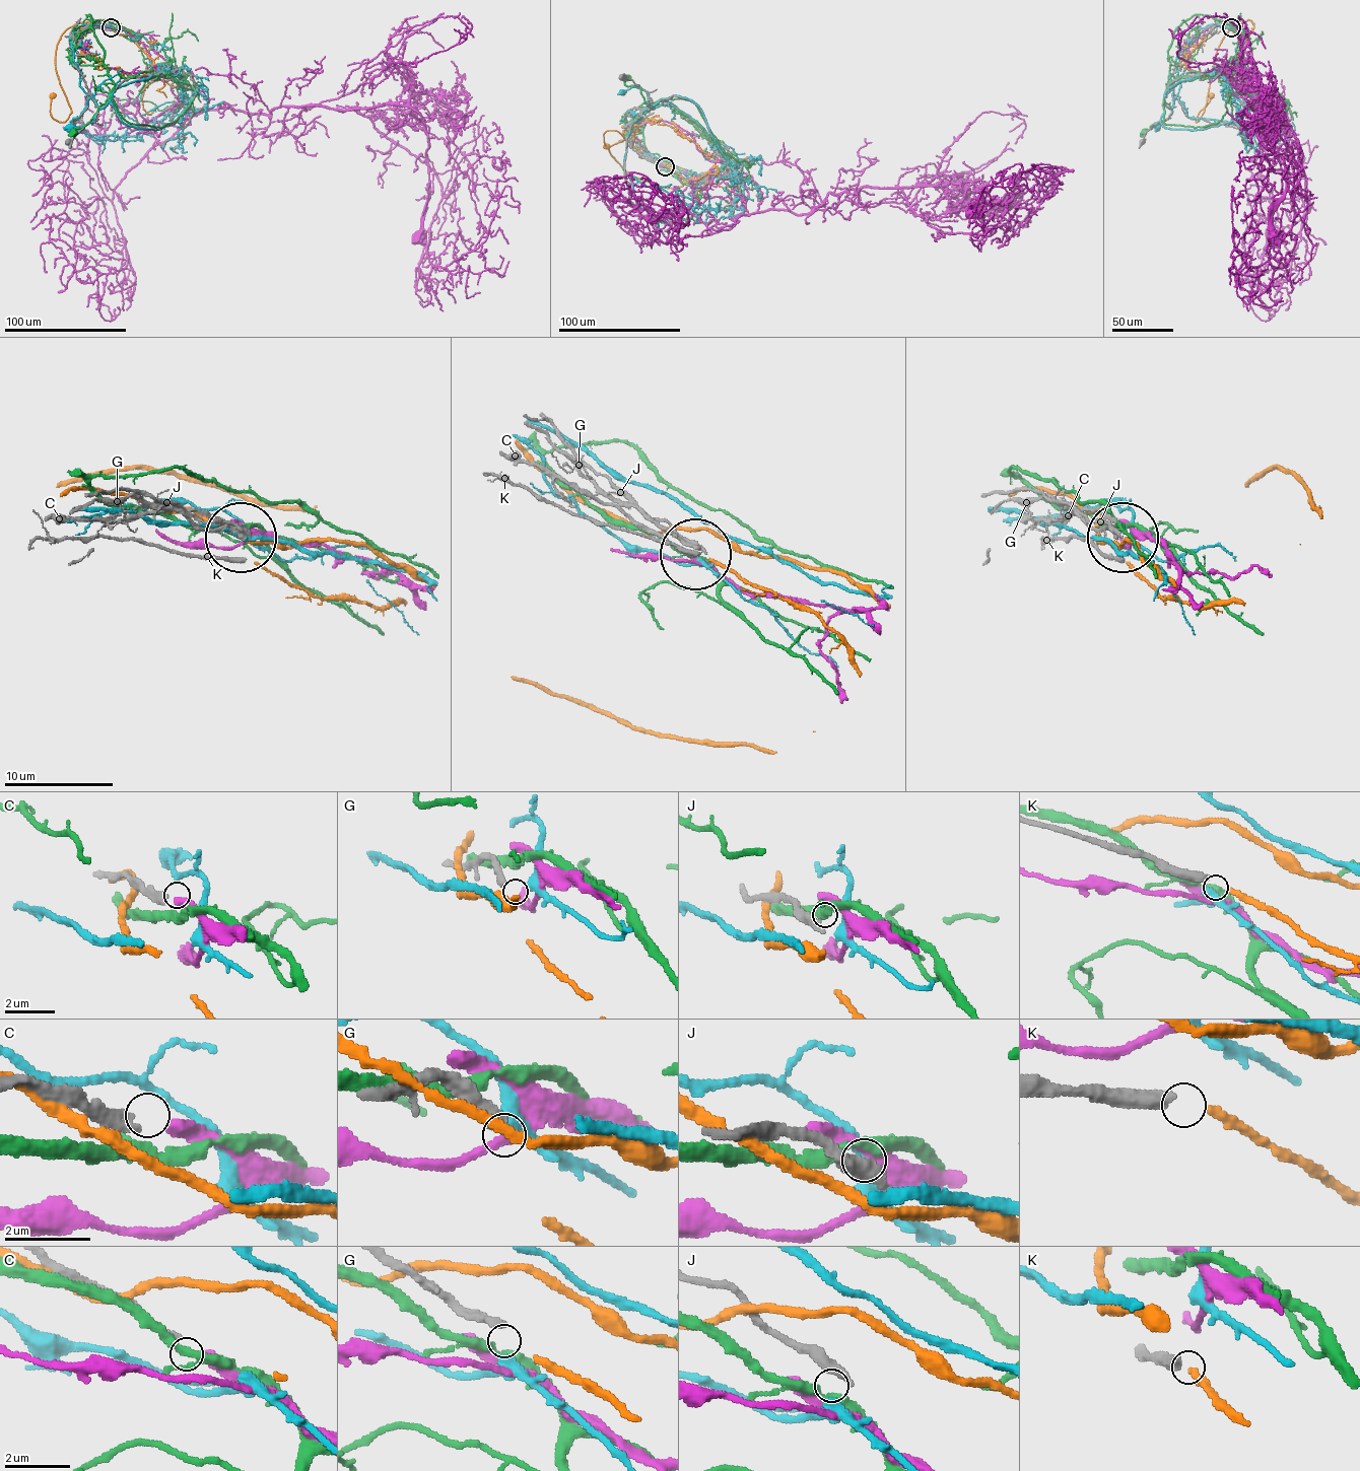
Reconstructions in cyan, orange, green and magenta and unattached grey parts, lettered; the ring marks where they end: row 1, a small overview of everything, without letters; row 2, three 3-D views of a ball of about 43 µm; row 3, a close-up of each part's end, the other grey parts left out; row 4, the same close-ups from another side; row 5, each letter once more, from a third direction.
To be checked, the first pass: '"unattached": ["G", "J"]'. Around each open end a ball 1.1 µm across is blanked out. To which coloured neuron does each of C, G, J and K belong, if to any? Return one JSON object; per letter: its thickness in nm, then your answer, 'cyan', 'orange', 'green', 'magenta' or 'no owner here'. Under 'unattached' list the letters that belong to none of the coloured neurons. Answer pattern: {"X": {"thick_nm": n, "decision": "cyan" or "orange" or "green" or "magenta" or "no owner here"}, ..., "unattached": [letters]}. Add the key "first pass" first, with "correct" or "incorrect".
{"first pass": "correct", "C": {"thick_nm": 240, "decision": "magenta"}, "G": {"thick_nm": 320, "decision": "no owner here"}, "J": {"thick_nm": 400, "decision": "no owner here"}, "K": {"thick_nm": 360, "decision": "orange"}, "unattached": ["G", "J"]}

